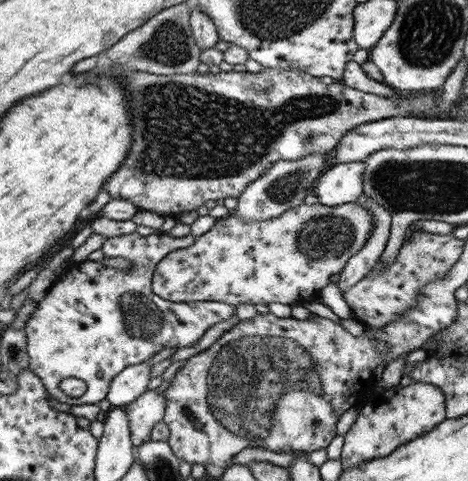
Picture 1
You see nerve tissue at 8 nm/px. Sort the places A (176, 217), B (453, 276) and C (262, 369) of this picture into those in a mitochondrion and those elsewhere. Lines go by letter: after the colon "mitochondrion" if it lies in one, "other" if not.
A: other
B: other
C: mitochondrion

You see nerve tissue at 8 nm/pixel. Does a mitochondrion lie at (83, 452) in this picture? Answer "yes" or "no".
no

